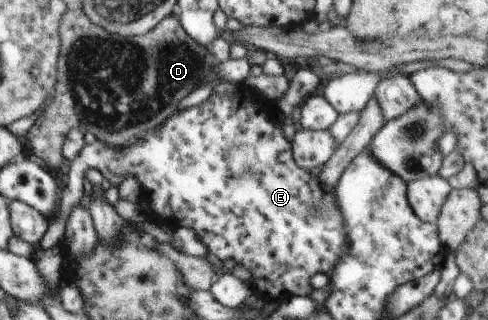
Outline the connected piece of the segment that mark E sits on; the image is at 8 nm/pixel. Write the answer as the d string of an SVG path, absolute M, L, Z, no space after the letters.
M238 91L228 96L228 94L216 94L213 92L210 98L206 102L202 102L200 106L192 106L182 110L180 114L169 117L160 127L156 130L152 130L149 134L146 134L145 138L138 138L134 142L127 144L123 147L108 148L100 141L95 141L92 144L85 144L84 148L78 152L78 156L71 161L70 170L68 174L63 176L63 188L61 191L61 198L59 203L59 210L57 216L50 219L50 224L46 234L44 234L42 241L39 243L43 251L49 250L54 246L61 244L64 232L66 232L66 222L72 212L72 209L80 204L84 193L87 192L88 185L86 183L86 173L90 168L96 168L96 170L102 173L102 176L106 180L110 181L113 186L119 187L124 183L124 178L128 176L134 176L138 180L140 187L143 191L144 198L148 199L152 205L152 212L156 214L157 221L164 223L171 223L172 227L185 227L192 228L198 238L204 242L204 246L208 248L208 253L216 256L220 261L235 260L240 266L244 266L252 273L252 282L257 286L256 288L272 297L273 301L284 302L292 296L309 296L314 290L310 286L310 278L319 272L329 276L332 274L332 270L336 268L340 256L344 254L344 248L346 247L346 234L344 234L344 220L342 220L342 214L340 214L340 208L336 206L336 198L328 190L324 190L323 186L320 186L320 180L316 176L312 176L310 171L306 171L300 166L296 165L293 158L293 151L291 142L286 140L281 128L278 128L273 120L269 117L269 114L265 112L258 112L256 120L249 118L246 113L246 109L242 106L242 100Z

